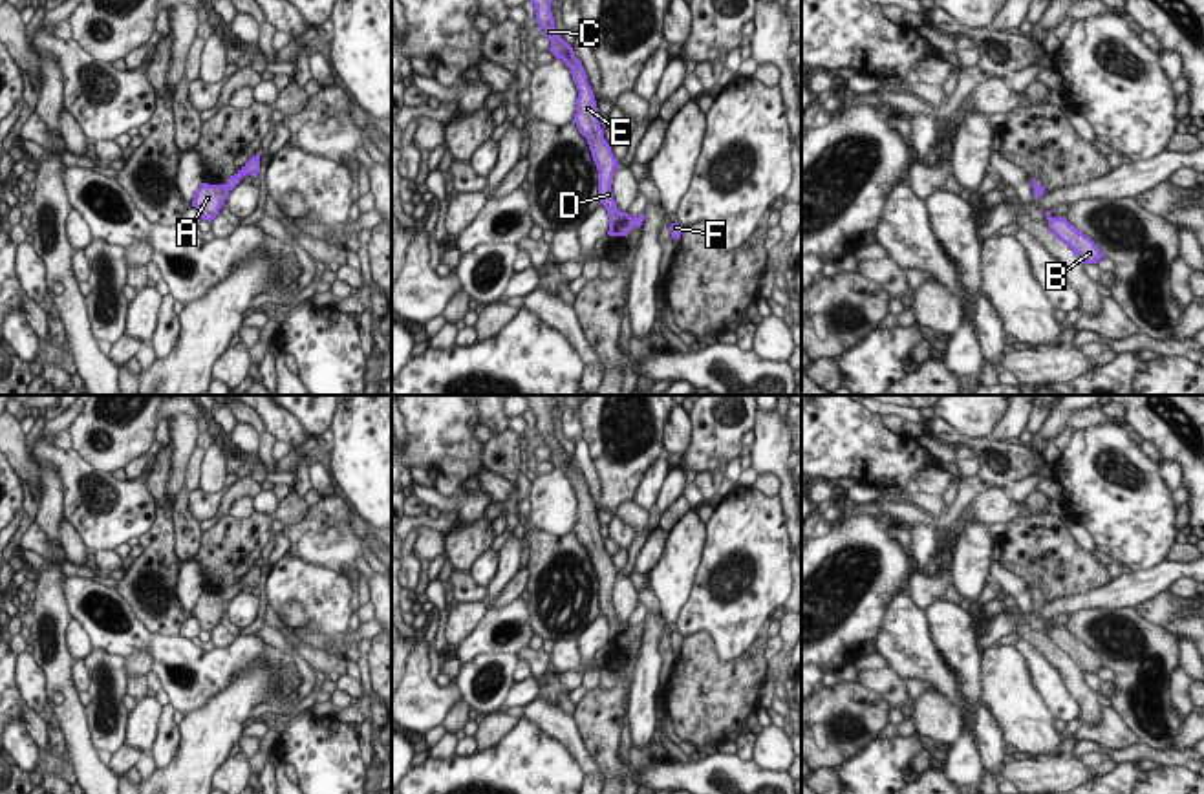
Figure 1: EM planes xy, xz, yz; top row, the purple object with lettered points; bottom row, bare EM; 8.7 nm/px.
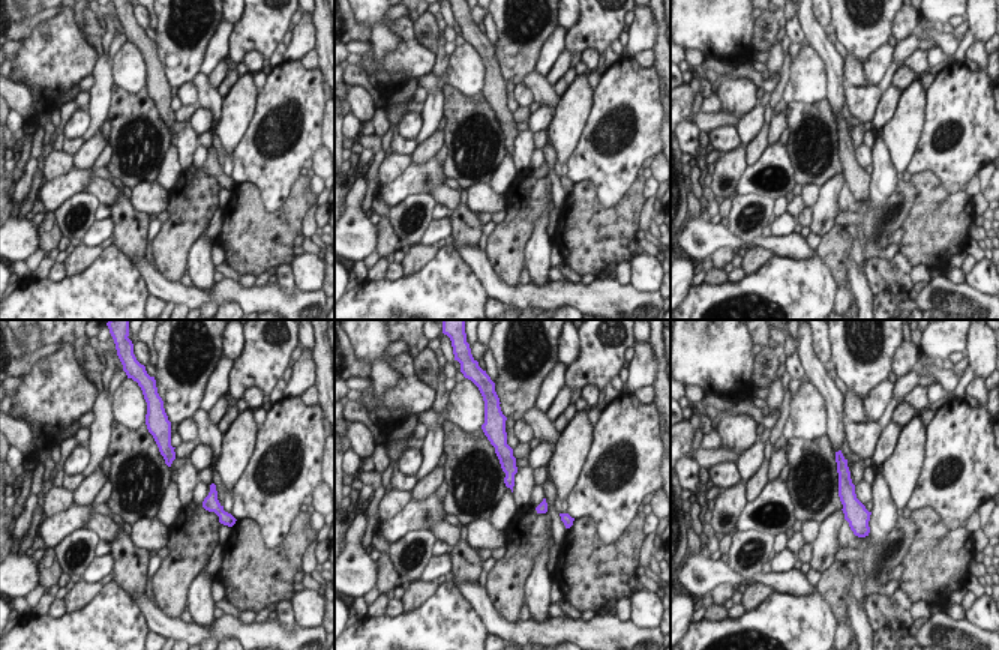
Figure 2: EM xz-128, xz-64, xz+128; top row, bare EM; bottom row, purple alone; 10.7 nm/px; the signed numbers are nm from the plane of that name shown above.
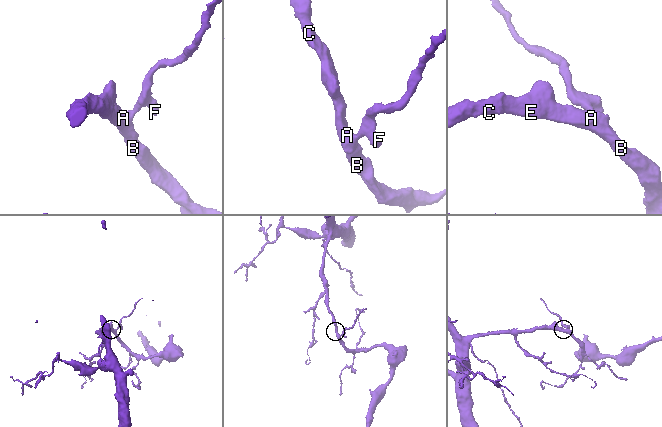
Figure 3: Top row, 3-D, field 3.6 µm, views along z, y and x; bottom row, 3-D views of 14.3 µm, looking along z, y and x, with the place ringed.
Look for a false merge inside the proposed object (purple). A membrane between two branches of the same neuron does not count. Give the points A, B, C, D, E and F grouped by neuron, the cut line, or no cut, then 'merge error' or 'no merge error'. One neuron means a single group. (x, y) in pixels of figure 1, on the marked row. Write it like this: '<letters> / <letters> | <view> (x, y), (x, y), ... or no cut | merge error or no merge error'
A B C D E F | no cut | no merge error

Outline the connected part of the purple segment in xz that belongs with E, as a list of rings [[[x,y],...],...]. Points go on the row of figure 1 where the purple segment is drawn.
[[[531,0],[536,9],[536,22],[543,29],[543,35],[551,40],[549,51],[565,62],[571,70],[573,80],[578,90],[576,99],[576,113],[573,123],[580,130],[580,134],[587,139],[593,161],[598,170],[598,198],[600,203],[607,210],[609,218],[609,236],[628,236],[628,232],[635,227],[640,227],[644,221],[644,214],[640,212],[637,218],[631,218],[628,212],[620,212],[613,199],[611,183],[615,168],[618,161],[615,159],[611,146],[604,139],[604,128],[598,123],[598,108],[593,95],[593,90],[587,82],[586,70],[582,62],[575,57],[573,48],[560,37],[554,27],[554,18],[551,13],[553,0]]]

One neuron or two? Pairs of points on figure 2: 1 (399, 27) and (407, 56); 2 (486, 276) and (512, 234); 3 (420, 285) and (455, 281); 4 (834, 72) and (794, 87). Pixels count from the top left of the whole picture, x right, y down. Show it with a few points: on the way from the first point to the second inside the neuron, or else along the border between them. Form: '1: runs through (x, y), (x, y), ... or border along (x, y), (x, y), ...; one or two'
1: runs through (407, 35), (407, 48); one
2: border along (483, 252), (492, 270), (506, 284), (519, 285); two
3: runs through (429, 285), (446, 285); one
4: border along (809, 45), (824, 63), (827, 98); two

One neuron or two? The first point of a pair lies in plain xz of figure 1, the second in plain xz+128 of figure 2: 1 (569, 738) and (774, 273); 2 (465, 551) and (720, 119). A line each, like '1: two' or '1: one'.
1: two
2: two

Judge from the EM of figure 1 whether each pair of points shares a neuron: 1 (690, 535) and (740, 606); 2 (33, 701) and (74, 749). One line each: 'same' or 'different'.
1: different
2: different

